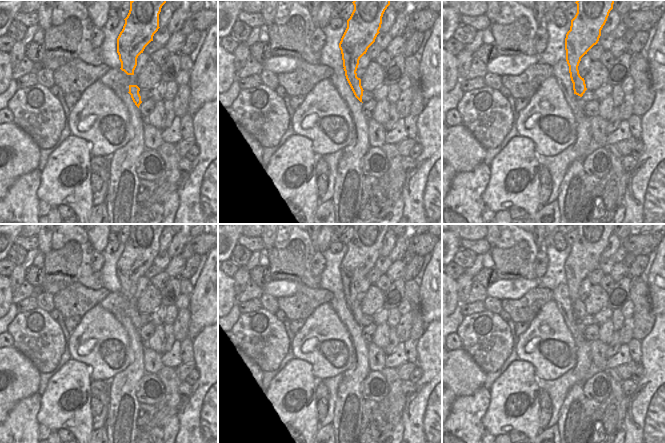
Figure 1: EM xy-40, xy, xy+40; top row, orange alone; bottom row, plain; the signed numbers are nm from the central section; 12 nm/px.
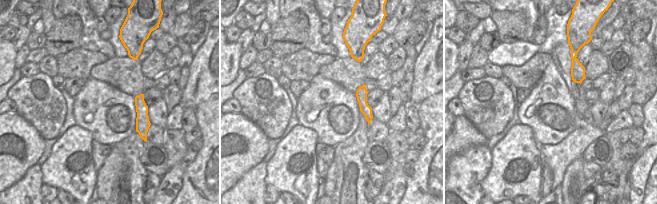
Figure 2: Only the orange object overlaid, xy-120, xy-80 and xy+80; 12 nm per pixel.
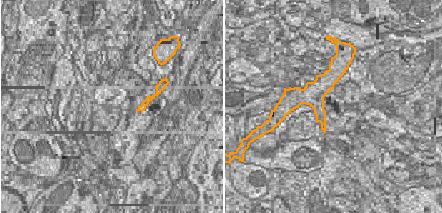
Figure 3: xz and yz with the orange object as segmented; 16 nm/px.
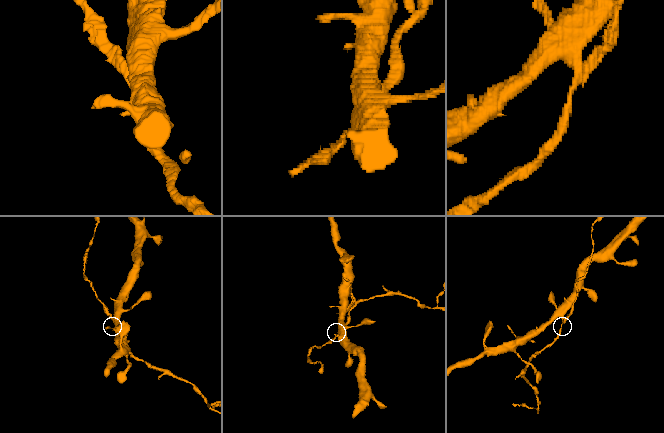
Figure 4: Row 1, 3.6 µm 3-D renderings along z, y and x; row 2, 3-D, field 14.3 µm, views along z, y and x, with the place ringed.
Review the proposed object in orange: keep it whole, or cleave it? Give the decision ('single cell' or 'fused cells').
fused cells

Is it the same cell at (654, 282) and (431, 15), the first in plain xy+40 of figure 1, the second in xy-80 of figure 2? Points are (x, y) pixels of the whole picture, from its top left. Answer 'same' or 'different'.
different

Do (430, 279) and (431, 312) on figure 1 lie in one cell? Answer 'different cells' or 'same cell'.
same cell

